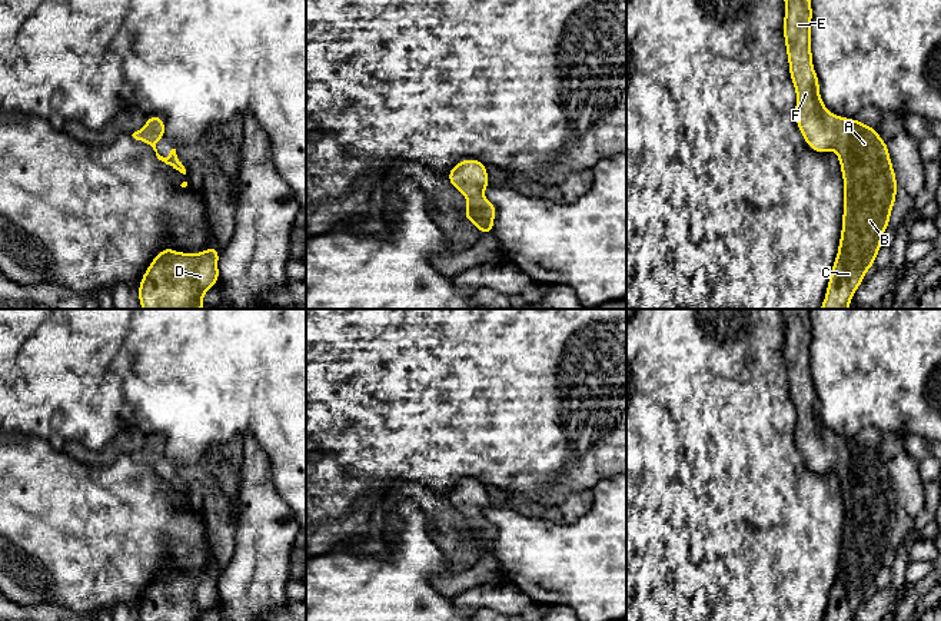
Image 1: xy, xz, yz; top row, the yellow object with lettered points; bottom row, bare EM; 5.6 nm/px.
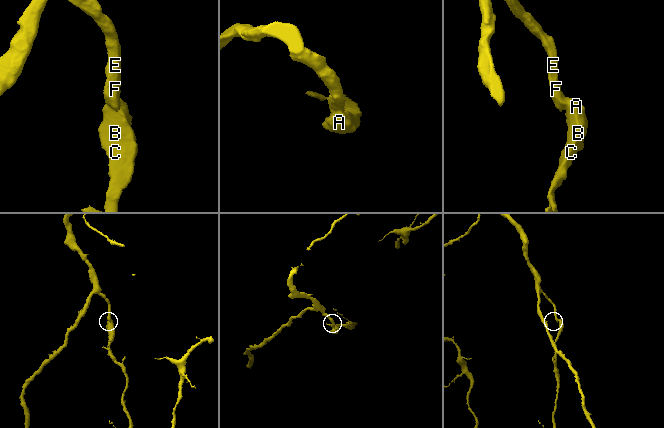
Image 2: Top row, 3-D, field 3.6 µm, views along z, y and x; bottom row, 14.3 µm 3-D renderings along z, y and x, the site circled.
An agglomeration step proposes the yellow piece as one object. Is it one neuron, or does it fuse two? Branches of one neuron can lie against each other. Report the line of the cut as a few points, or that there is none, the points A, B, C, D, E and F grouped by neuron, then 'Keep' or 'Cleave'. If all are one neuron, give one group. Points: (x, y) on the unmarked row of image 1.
No split. Groups: A B C D E F. Keep

